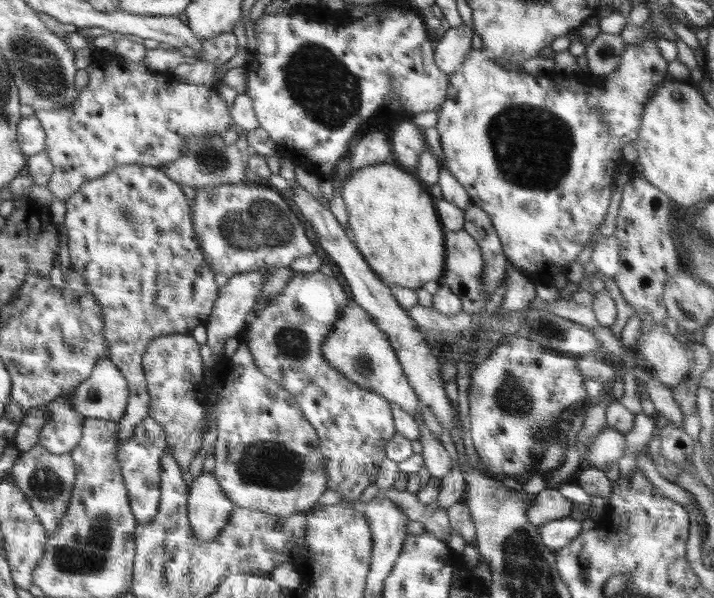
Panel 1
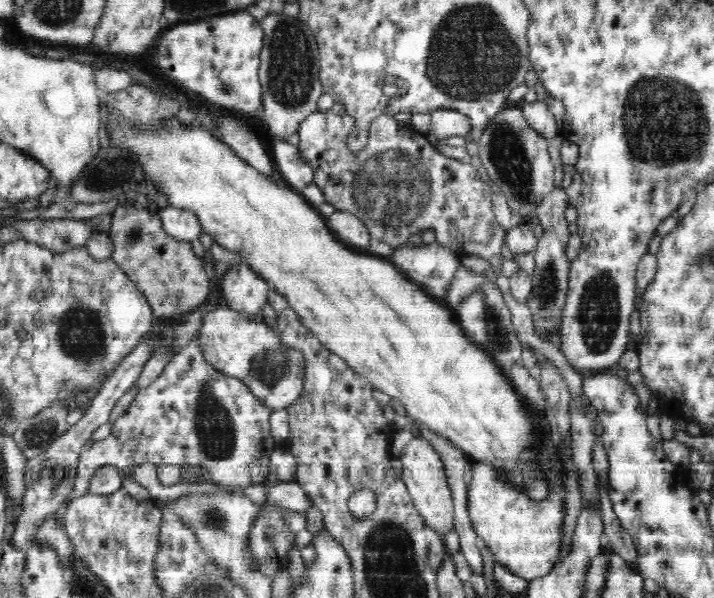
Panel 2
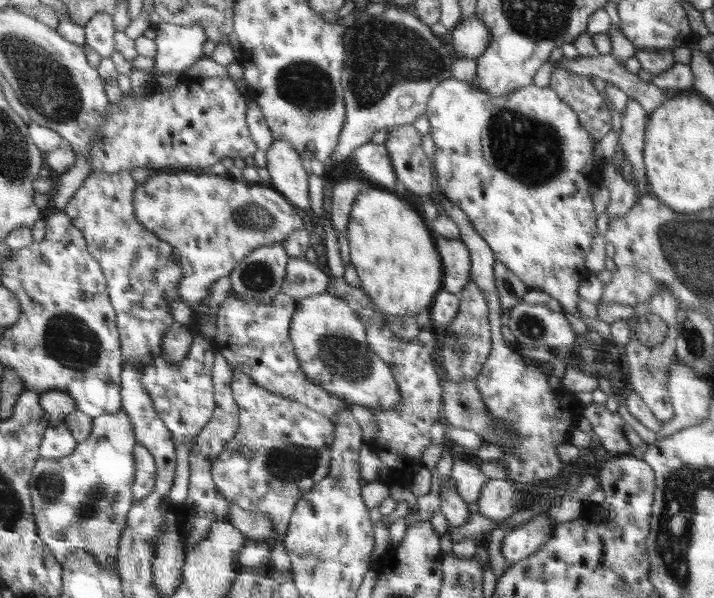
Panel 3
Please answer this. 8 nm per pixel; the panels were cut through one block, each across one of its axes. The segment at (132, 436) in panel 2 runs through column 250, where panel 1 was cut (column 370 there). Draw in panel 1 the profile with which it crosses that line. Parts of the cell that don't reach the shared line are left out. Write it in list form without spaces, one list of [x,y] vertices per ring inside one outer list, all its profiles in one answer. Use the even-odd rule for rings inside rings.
[[[319,270],[313,273],[295,271],[283,291],[257,312],[257,317],[249,322],[245,334],[242,330],[239,338],[250,349],[258,371],[264,377],[278,382],[282,389],[296,398],[306,421],[315,429],[323,456],[323,471],[327,478],[326,492],[338,492],[340,503],[354,506],[360,502],[364,489],[375,484],[381,462],[385,459],[385,446],[394,437],[395,429],[391,406],[382,395],[358,387],[322,357],[321,344],[342,316],[348,301],[348,296],[336,277]]]

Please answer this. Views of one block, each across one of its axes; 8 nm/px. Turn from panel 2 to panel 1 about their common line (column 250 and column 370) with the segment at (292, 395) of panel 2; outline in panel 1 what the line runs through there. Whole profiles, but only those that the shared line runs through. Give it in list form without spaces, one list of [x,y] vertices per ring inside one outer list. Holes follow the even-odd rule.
[[[352,299],[346,303],[342,316],[334,323],[332,330],[321,344],[322,357],[358,387],[382,395],[390,406],[398,405],[413,417],[420,408],[418,398],[408,384],[398,361],[396,351],[387,334],[375,323],[373,316]]]

